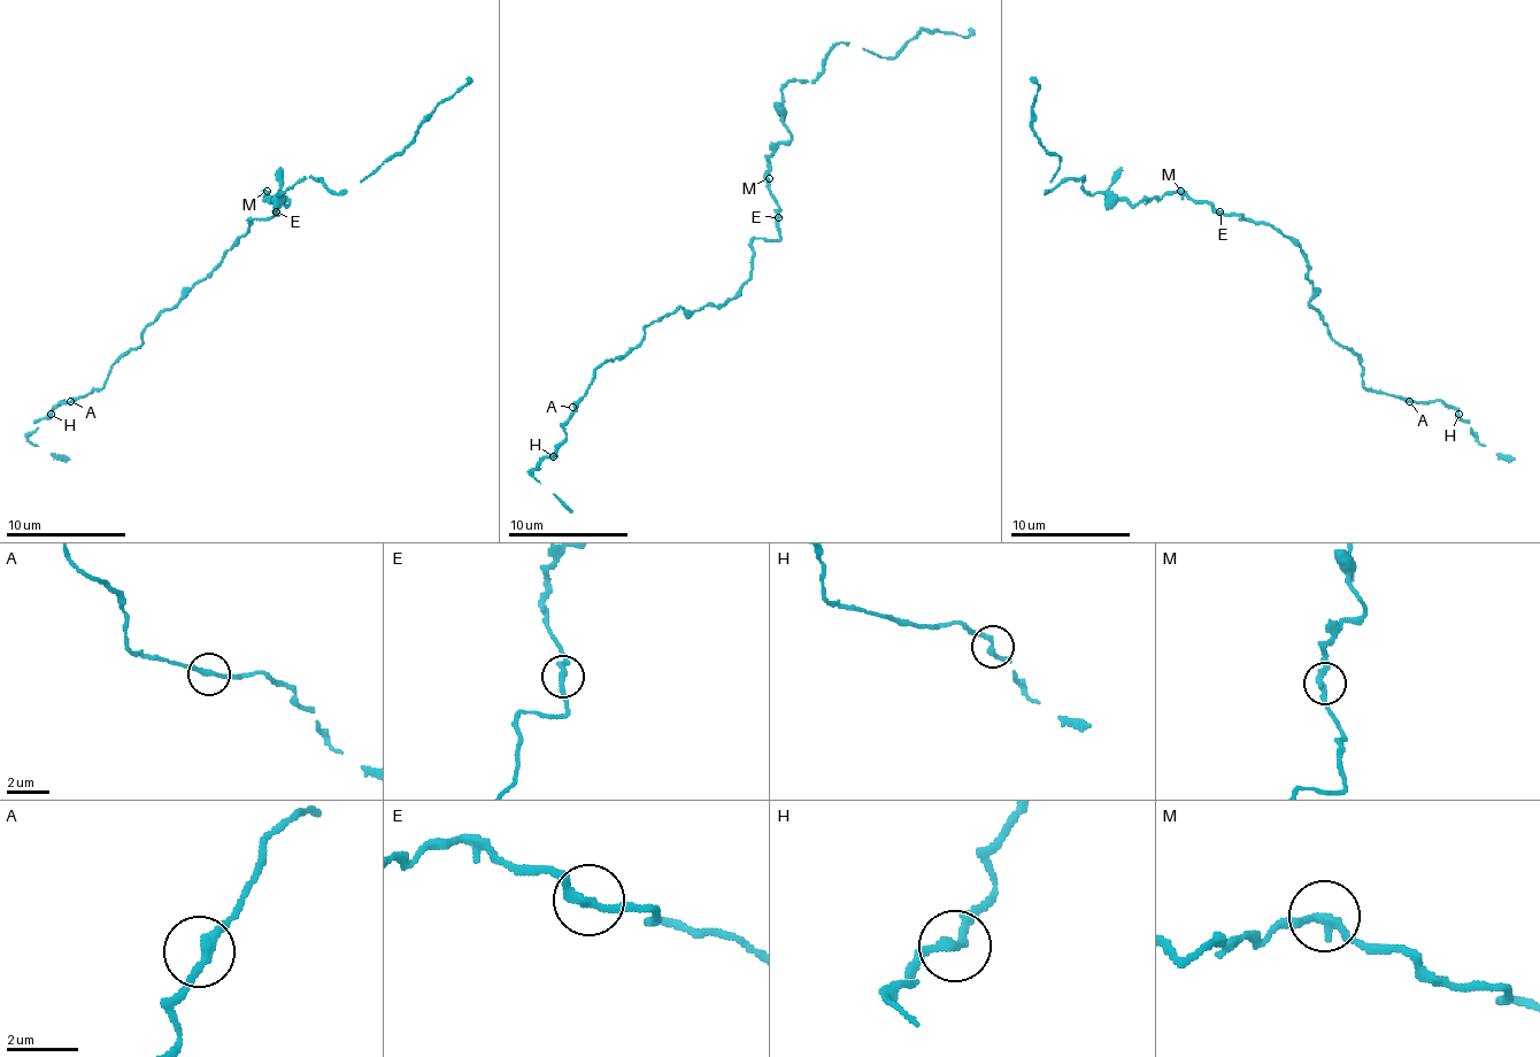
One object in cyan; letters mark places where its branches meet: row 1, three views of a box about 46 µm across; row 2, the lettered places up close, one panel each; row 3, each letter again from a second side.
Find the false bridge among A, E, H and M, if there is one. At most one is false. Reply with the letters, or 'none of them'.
none of them

